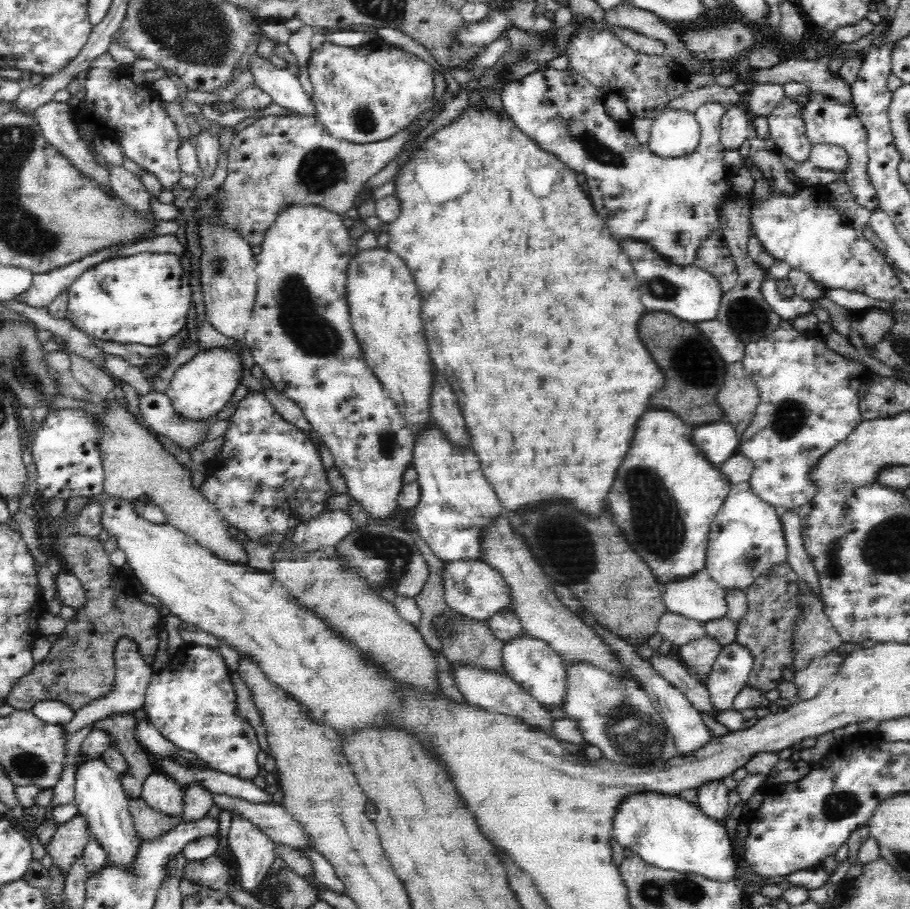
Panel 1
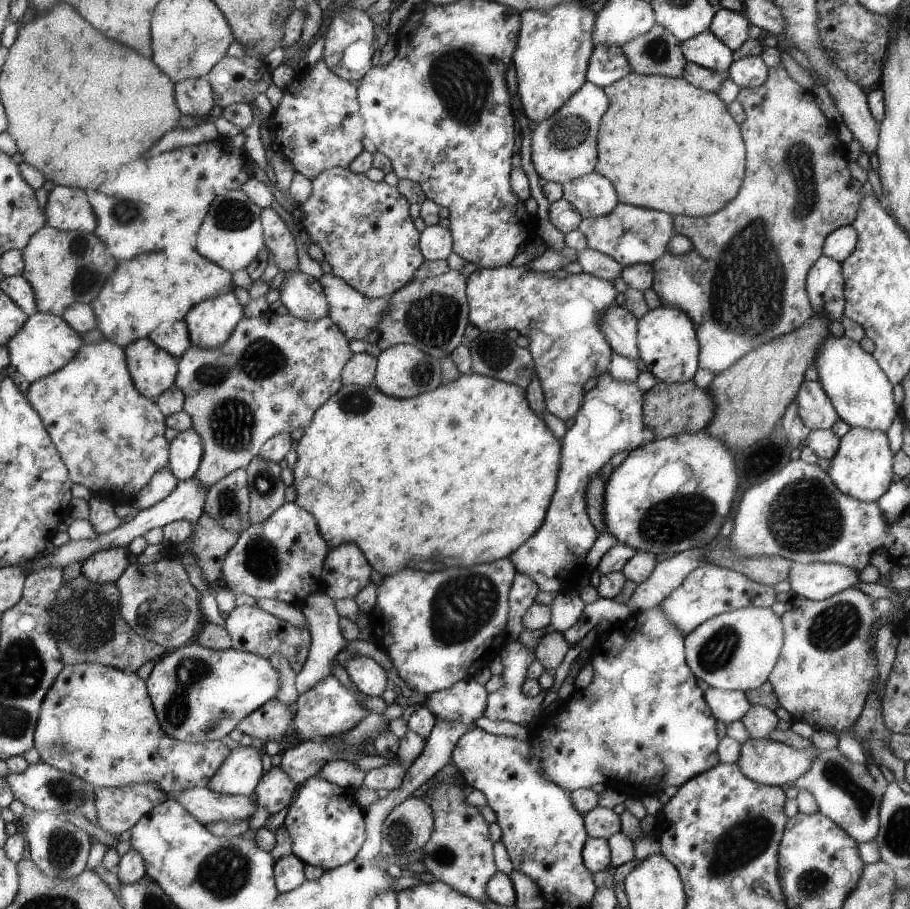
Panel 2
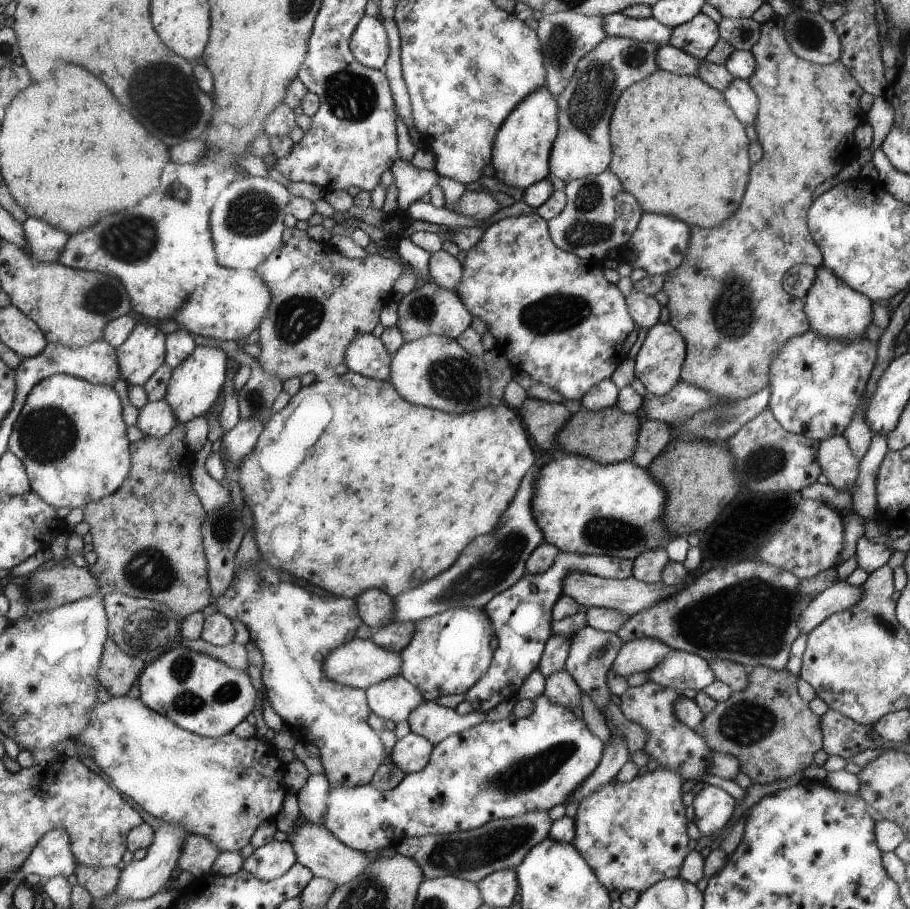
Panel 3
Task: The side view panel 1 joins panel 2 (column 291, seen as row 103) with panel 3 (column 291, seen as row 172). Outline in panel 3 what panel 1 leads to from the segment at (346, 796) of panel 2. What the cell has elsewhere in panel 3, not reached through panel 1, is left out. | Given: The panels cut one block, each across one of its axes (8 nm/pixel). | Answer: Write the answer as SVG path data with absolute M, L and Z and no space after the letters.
M273 840L253 849L253 852L243 859L241 870L257 880L267 882L281 877L294 863L296 854L291 844L288 841Z

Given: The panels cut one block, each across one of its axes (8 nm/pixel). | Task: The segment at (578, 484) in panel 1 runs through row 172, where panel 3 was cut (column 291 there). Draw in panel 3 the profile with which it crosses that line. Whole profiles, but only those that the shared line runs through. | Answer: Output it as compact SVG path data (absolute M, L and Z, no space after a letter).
M347 370L339 376L333 375L324 381L314 380L310 385L301 387L281 410L272 414L262 427L253 448L242 458L241 464L238 464L234 477L241 488L242 500L252 513L256 547L269 566L307 580L309 584L335 594L335 597L355 598L367 588L379 588L390 597L396 597L449 568L459 552L473 540L473 536L486 535L493 531L501 520L502 512L516 493L521 478L533 462L537 461L531 454L521 420L505 404L489 404L477 409L477 412L445 414L439 410L413 406L396 391L389 380L378 381Z

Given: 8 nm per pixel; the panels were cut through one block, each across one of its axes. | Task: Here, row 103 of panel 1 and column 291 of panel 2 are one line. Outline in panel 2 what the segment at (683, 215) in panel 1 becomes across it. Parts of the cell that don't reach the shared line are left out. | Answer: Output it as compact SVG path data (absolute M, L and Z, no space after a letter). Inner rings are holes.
M295 502L283 503L267 518L250 524L226 552L221 568L224 586L235 597L245 594L255 600L271 599L301 606L307 596L323 591L321 574L328 550L313 514ZM275 699L267 700L262 707L251 712L245 719L239 720L237 730L263 742L277 741L291 726L295 711L295 702L283 704Z

